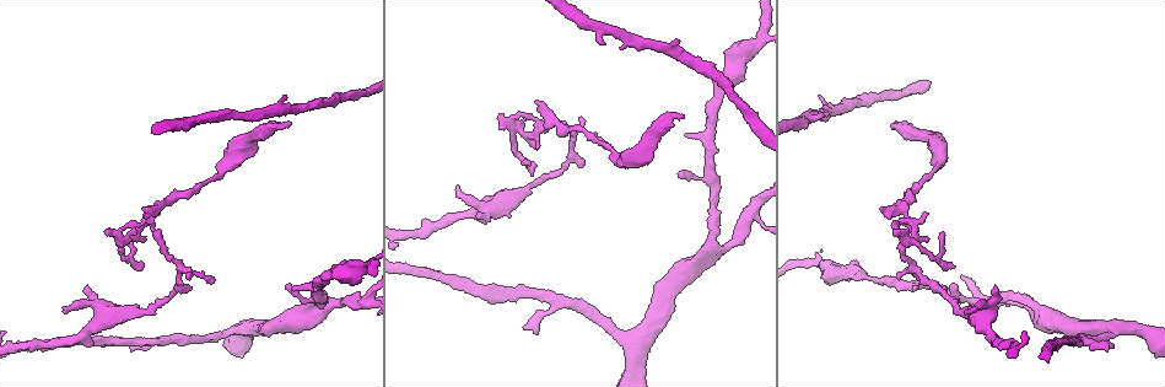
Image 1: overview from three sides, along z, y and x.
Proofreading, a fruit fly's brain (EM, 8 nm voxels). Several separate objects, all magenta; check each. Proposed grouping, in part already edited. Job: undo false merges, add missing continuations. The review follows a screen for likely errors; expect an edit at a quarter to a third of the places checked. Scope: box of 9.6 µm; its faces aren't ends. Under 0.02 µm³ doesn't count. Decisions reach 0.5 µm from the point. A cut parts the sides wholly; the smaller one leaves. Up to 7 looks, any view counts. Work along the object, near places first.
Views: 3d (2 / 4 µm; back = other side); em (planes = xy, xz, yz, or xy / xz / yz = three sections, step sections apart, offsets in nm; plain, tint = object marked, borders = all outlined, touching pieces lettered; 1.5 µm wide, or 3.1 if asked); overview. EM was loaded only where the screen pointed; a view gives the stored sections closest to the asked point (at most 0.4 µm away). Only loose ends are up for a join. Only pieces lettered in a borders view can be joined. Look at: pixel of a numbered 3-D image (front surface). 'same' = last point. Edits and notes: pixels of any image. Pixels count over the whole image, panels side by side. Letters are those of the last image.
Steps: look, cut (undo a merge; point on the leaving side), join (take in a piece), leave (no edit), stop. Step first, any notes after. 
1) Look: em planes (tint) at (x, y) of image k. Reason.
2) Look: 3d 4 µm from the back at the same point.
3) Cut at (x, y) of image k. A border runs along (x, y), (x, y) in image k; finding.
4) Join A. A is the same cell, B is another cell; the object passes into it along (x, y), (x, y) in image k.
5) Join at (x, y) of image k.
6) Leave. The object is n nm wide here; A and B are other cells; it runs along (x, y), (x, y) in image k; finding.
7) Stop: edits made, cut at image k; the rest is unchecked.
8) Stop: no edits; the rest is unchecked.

Look: em planes (borders) at (290, 124) of image 1.

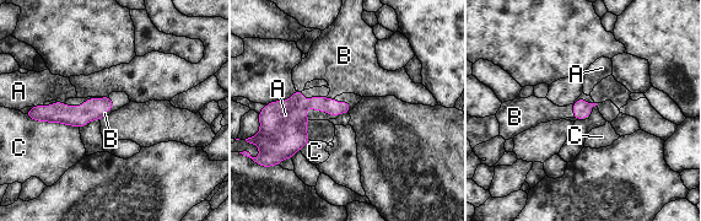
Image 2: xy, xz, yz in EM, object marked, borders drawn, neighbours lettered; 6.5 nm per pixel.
Join B. B is the same cell, A and C are other cells; the object passes into it along (581, 108), (573, 111), (535, 111) in image 2; the neuron continues.

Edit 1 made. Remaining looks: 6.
Look: overview. See it whole again.

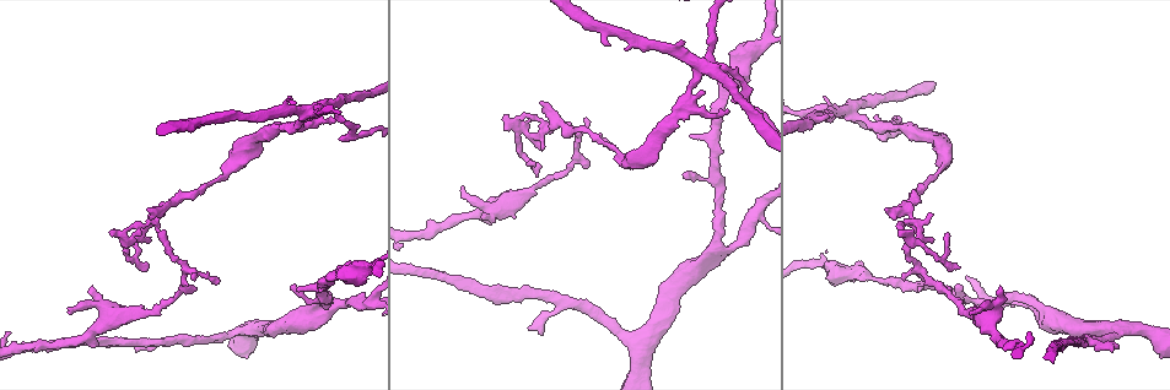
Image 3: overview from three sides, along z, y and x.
Look: em yz step 8 (tint) at (690, 172) of image 3. Tapers out.

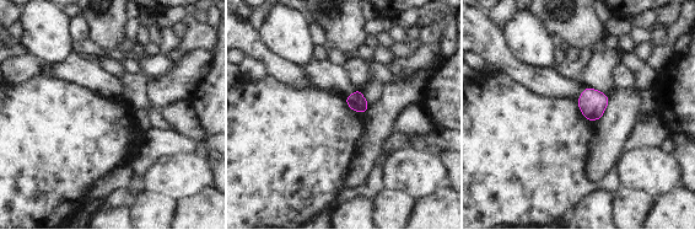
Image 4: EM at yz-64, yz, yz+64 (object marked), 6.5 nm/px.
Look: em planes (borders) at the same point.

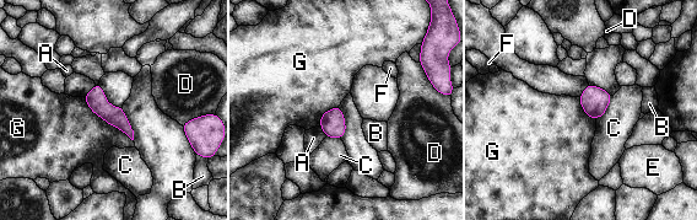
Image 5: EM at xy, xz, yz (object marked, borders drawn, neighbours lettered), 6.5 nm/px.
Leave. A, B, C, D, E, F and G are other cells; none of them fits.

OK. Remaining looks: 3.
Stop: edits made, join at image 2; the rest is unchecked.

